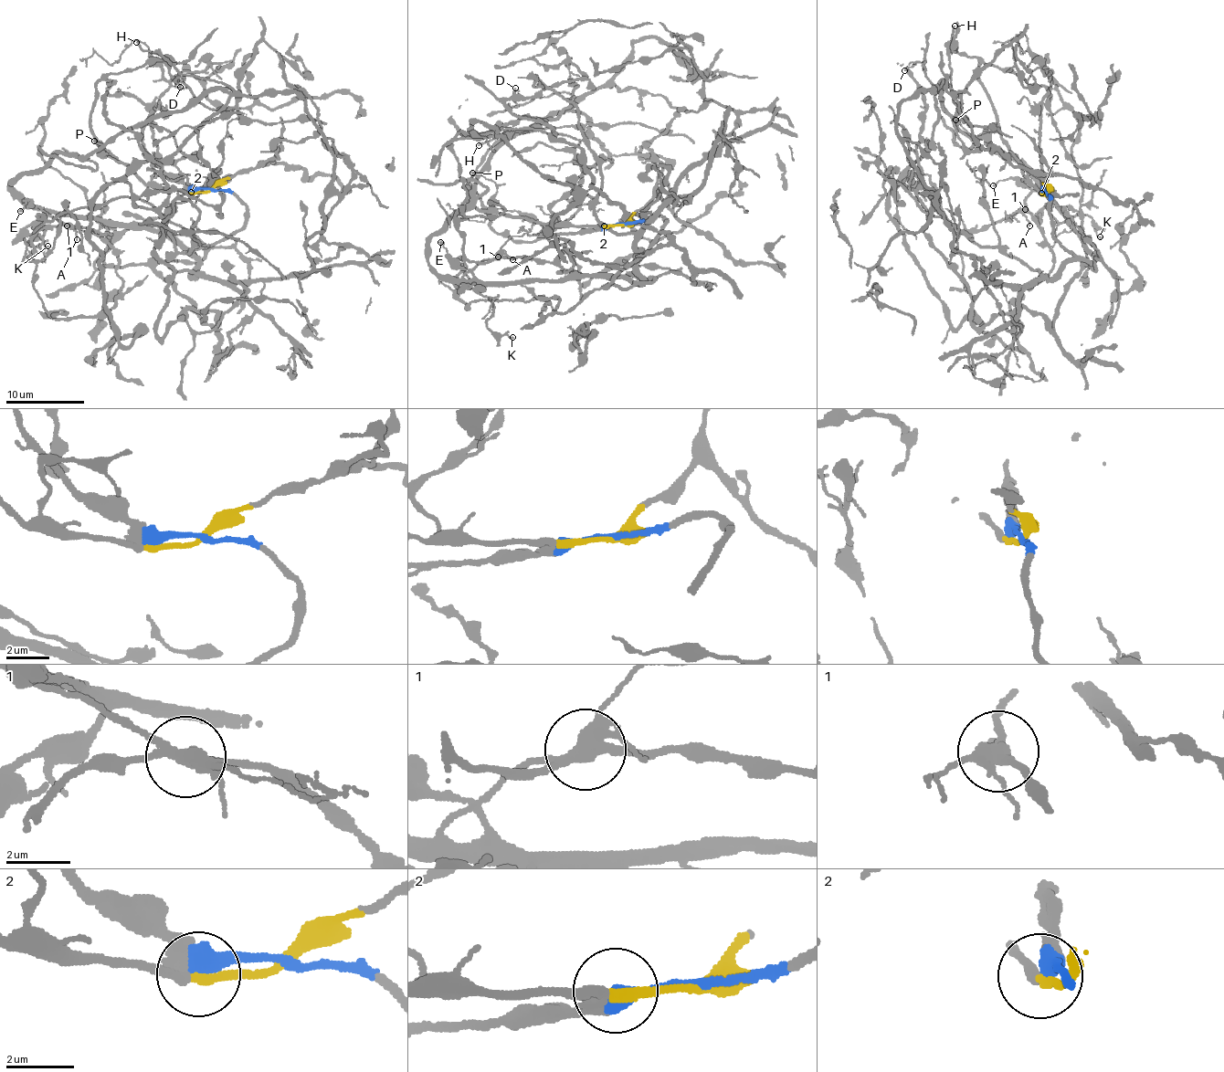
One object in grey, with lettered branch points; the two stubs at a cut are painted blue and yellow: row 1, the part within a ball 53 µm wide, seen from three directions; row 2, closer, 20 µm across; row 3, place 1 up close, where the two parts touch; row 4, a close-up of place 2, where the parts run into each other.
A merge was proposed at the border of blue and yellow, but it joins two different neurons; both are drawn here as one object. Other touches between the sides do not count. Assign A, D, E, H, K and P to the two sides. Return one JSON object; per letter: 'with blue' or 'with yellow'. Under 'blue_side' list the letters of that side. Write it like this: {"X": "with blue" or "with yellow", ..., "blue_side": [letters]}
{"A": "with blue", "D": "with blue", "E": "with blue", "H": "with blue", "K": "with blue", "P": "with yellow", "blue_side": ["A", "D", "E", "H", "K"]}

